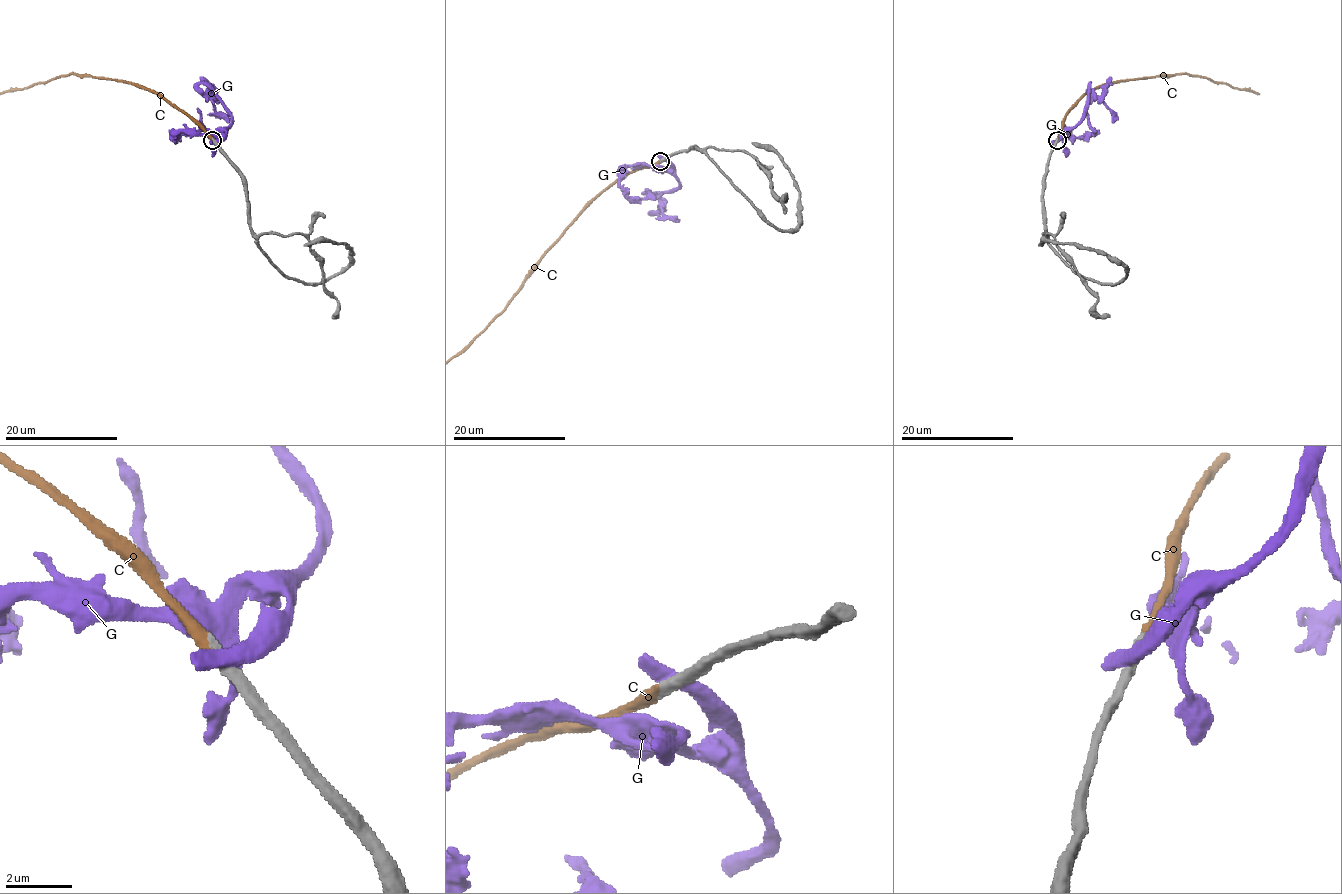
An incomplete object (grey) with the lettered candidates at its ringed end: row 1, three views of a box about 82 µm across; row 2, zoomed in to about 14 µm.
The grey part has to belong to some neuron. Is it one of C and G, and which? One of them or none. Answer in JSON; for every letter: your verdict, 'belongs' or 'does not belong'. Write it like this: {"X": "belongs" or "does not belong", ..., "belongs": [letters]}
{"C": "belongs", "G": "does not belong", "belongs": ["C"]}

